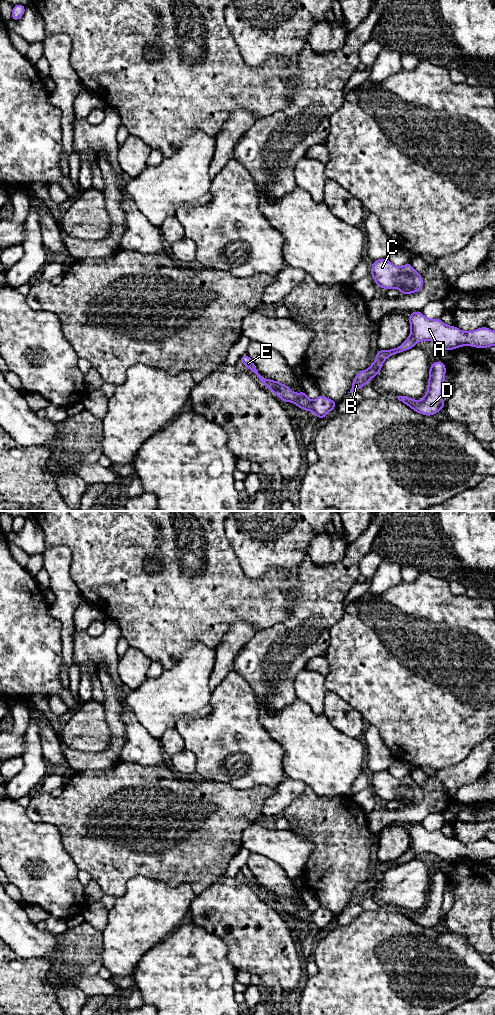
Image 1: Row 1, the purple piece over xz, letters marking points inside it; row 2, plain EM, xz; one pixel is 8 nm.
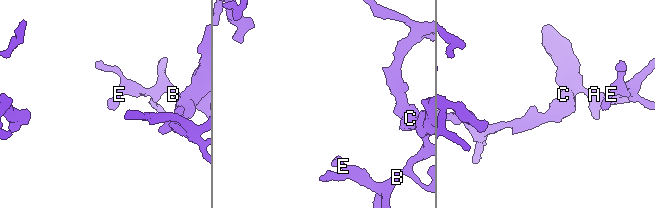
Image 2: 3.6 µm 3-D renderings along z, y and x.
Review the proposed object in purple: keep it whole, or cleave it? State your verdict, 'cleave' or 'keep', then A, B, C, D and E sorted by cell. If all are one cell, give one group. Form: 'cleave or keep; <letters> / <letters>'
keep; A B C D E

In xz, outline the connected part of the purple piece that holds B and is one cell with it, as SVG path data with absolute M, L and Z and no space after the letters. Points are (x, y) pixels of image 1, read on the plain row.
M420 823L410 825L408 833L411 838L409 849L397 860L378 862L371 879L358 884L354 889L349 905L359 902L369 895L371 890L376 889L388 869L415 859L419 853L433 853L443 862L454 862L466 857L486 861L495 857L495 843L486 838L464 844L455 838L444 836L440 830L428 831Z

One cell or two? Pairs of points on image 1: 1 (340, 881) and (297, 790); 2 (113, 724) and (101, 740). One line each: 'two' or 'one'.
1: two
2: two

